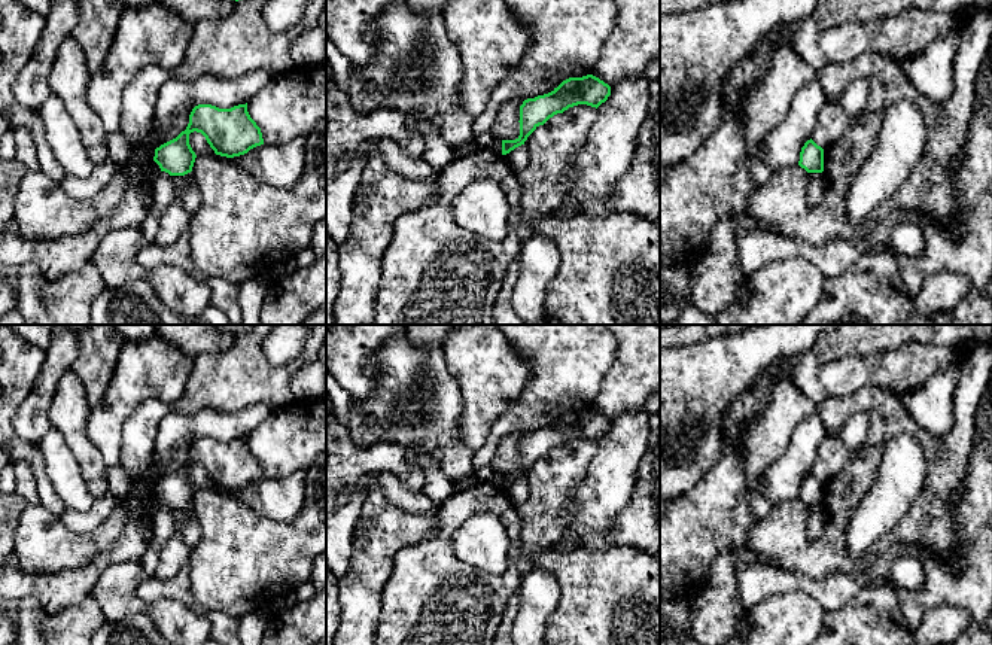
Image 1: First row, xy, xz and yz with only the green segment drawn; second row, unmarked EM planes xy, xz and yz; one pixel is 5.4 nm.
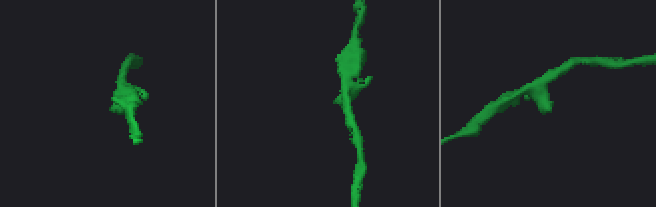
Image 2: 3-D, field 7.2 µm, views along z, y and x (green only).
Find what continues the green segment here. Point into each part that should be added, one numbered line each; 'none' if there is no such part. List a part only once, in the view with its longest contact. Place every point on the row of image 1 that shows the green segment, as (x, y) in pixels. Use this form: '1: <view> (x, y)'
none

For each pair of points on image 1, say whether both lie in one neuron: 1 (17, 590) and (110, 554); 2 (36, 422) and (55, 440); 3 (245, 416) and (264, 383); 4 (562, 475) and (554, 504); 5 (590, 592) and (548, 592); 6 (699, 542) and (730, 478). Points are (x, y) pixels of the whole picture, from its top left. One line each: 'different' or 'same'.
1: same
2: different
3: different
4: same
5: different
6: same

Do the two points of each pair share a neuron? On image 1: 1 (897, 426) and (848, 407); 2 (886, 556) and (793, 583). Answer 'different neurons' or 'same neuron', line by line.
1: same neuron
2: same neuron

